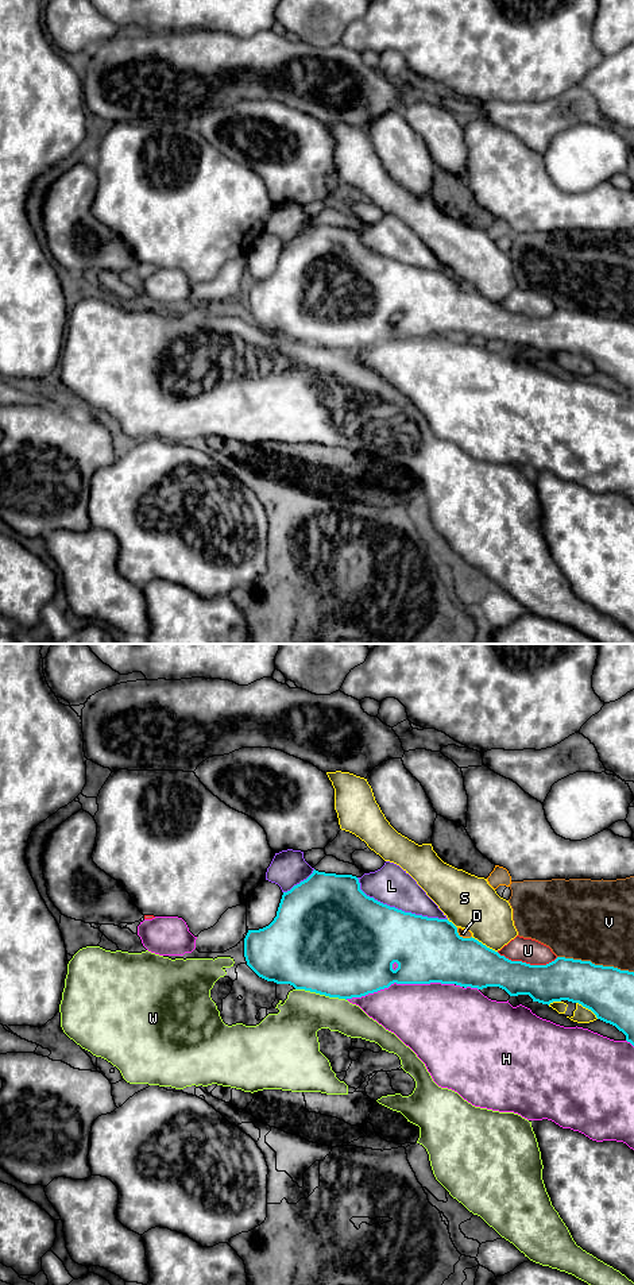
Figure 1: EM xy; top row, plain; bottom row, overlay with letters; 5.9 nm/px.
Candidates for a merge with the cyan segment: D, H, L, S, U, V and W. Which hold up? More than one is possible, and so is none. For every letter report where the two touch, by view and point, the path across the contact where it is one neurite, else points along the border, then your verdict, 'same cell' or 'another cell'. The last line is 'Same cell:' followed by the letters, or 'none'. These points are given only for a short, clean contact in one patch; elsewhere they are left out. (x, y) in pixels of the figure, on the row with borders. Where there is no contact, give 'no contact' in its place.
D: contact xy (462, 937); another cell
H: contact xy (399, 983); another cell
L: contact xy (397, 909); another cell
S: contact xy (484, 945); another cell
U: contact xy (528, 964); another cell
V: contact xy (594, 964); another cell
W: contact xy (321, 994); another cell
Same cell: none

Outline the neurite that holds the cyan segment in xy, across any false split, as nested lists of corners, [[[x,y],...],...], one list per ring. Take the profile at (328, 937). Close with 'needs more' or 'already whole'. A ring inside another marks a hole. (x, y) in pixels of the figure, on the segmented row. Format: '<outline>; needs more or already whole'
[[[313,873],[290,891],[283,892],[277,917],[259,930],[248,930],[244,938],[247,965],[262,979],[290,984],[329,997],[352,999],[388,988],[391,984],[456,984],[483,989],[499,987],[510,996],[529,995],[533,1002],[550,1004],[568,1000],[591,1010],[598,1019],[615,1026],[634,1046],[634,972],[557,957],[546,965],[511,961],[475,938],[463,938],[448,919],[405,912],[367,896],[352,875]]]; already whole

